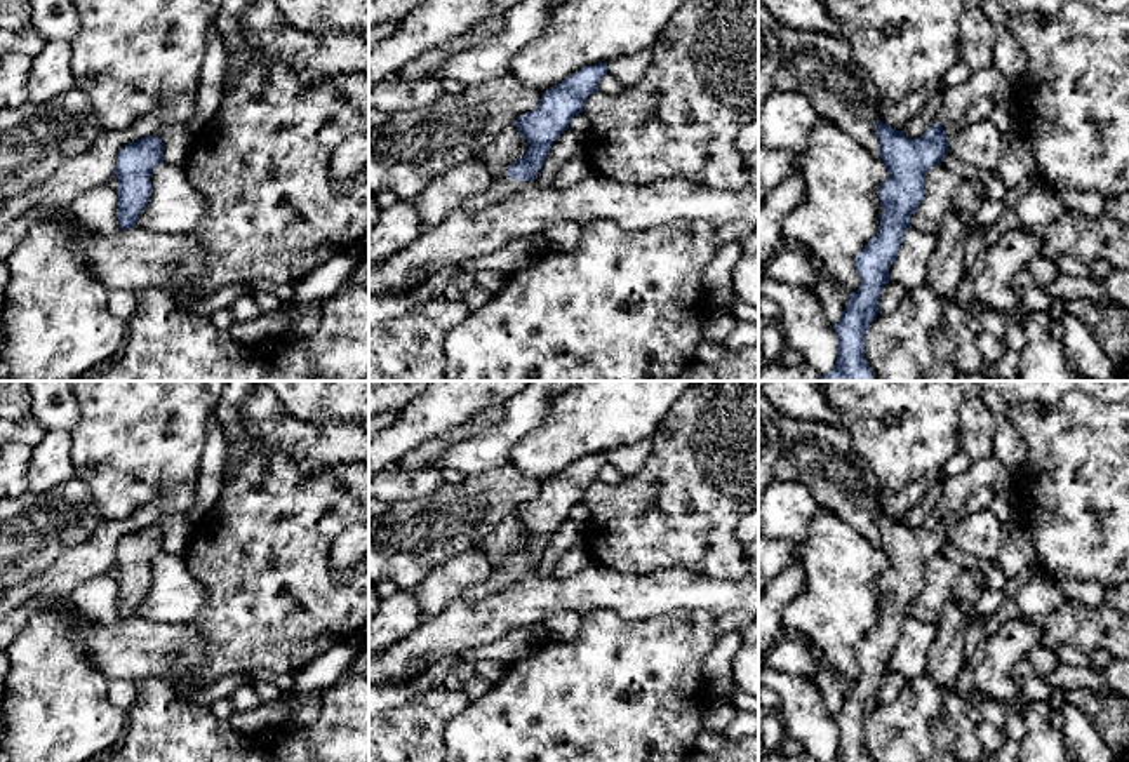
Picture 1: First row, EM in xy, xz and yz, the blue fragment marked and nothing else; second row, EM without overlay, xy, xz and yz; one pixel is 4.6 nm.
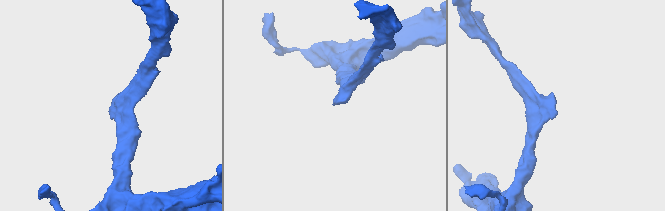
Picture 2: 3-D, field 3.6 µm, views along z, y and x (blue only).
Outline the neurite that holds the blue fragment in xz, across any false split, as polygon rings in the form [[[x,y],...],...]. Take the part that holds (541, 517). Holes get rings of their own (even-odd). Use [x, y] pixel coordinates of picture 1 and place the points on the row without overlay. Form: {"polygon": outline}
{"polygon": [[[605,452],[585,456],[544,480],[539,496],[515,510],[515,517],[529,532],[527,543],[510,555],[504,565],[494,567],[485,583],[468,588],[463,598],[477,602],[513,585],[520,578],[517,571],[534,571],[551,534],[569,518],[571,510],[583,503],[586,489],[598,480],[598,471],[605,465]]]}

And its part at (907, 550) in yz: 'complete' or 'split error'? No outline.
complete

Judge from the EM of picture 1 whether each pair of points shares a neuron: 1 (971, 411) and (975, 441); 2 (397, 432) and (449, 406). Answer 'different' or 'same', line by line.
1: same
2: same

